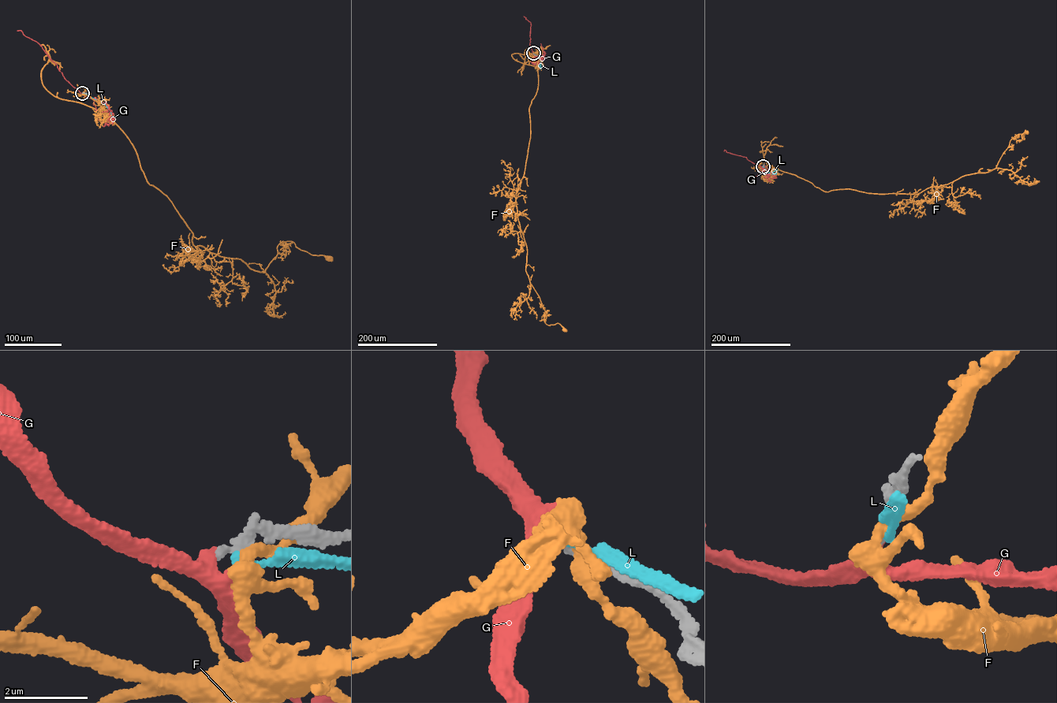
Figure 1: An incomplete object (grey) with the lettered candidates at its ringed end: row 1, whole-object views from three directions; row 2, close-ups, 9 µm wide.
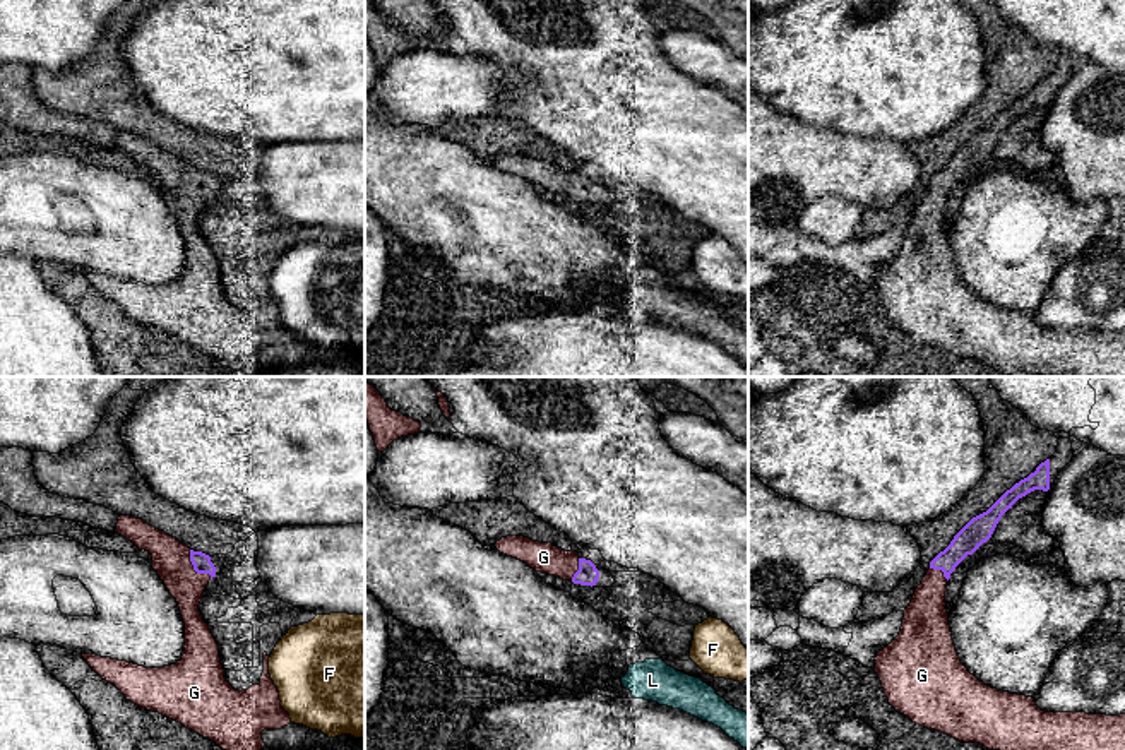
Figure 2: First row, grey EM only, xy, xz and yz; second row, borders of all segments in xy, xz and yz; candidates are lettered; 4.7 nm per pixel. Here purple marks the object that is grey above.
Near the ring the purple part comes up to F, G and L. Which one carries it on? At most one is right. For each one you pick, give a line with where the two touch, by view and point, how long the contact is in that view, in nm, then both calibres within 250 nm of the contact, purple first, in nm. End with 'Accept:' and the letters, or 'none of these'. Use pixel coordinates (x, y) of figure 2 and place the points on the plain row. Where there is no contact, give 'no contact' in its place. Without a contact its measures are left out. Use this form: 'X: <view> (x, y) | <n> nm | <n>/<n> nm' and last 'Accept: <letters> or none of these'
G: xy (194, 185) | 170 nm | 90/180 nm
Accept: G

